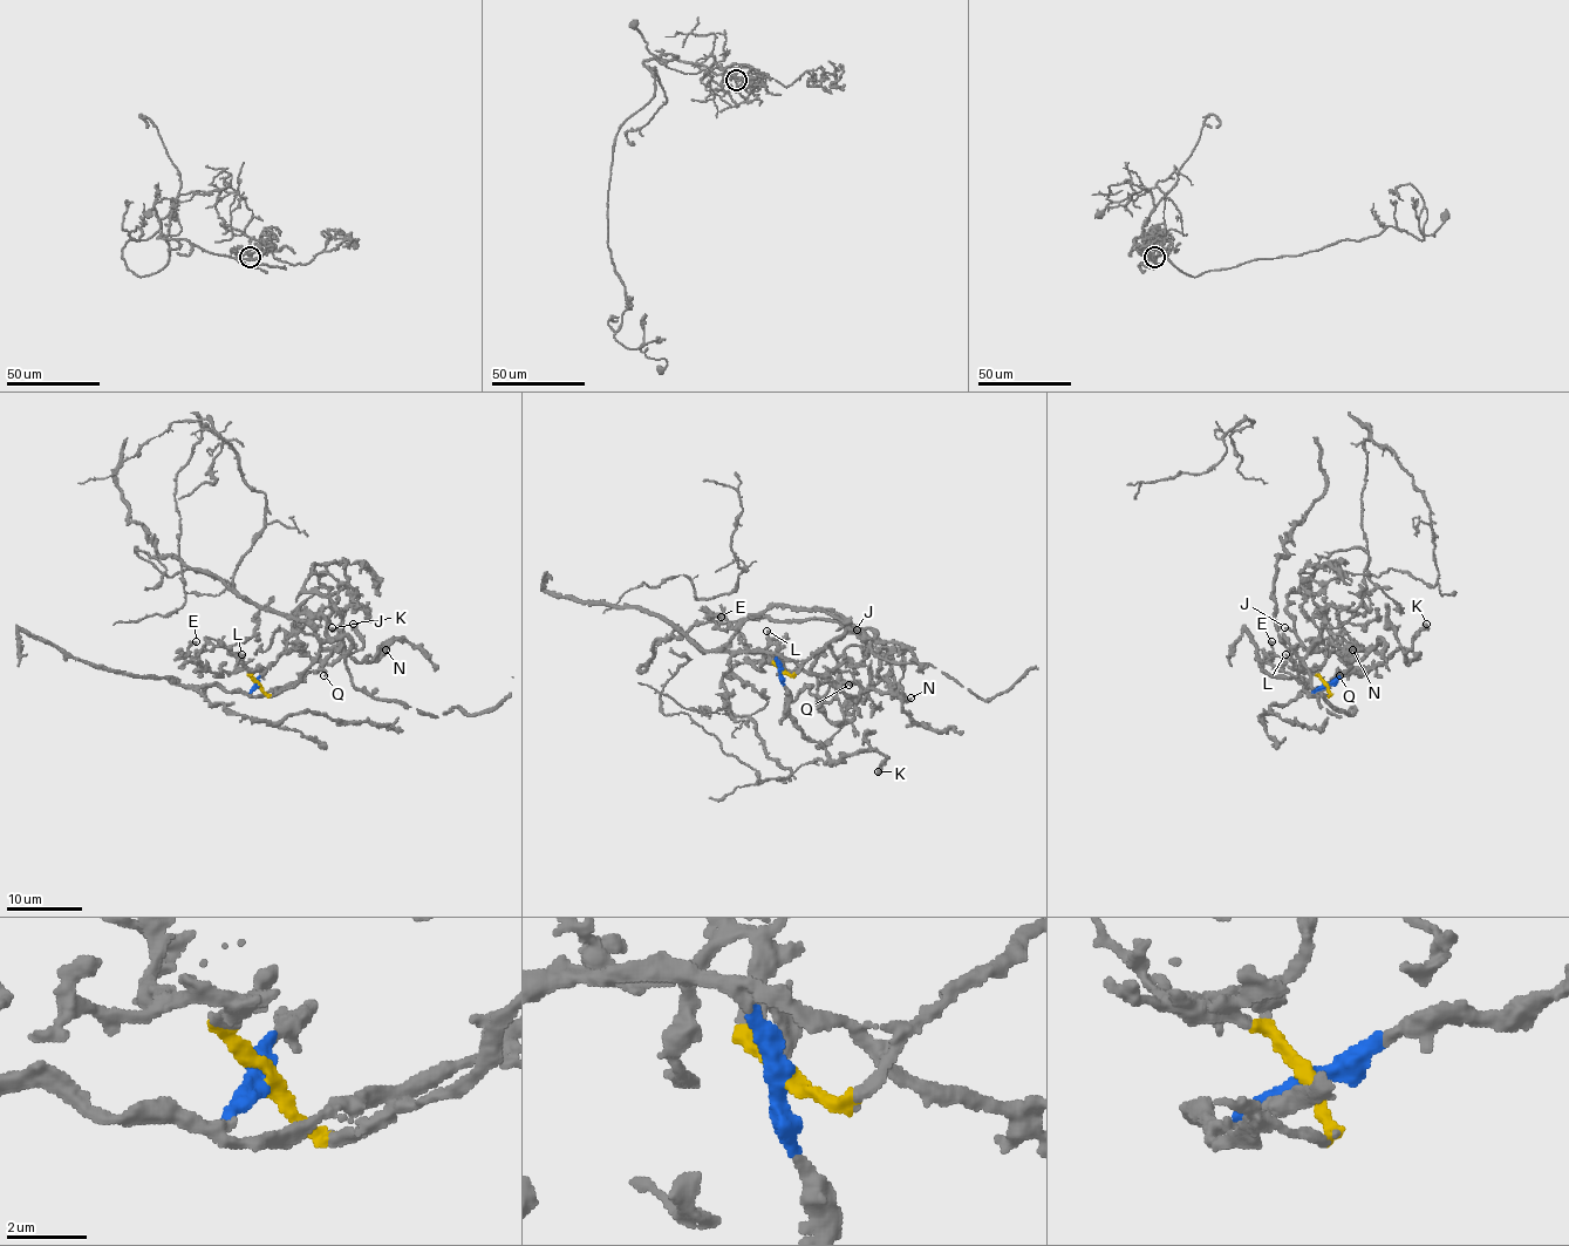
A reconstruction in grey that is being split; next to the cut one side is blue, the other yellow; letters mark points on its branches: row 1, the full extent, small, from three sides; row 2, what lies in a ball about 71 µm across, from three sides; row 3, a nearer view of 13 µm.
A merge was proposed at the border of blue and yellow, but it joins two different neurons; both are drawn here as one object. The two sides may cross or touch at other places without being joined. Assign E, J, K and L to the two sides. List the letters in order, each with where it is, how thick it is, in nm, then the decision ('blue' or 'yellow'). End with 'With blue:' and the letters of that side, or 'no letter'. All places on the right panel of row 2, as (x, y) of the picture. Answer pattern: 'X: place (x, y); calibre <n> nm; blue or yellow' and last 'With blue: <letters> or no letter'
E: place (1271, 641); calibre 280 nm; yellow
J: place (1284, 627); calibre 260 nm; yellow
K: place (1426, 624); calibre 480 nm; blue
L: place (1286, 654); calibre 200 nm; yellow
With blue: K

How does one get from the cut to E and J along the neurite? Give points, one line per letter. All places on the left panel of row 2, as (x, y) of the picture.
E: (257, 686), (250, 671), (216, 676), (189, 653), (189, 647), (197, 642)
J: (257, 686), (271, 695), (291, 687), (323, 644), (346, 637), (349, 644), (346, 656), (340, 634), (331, 627)

